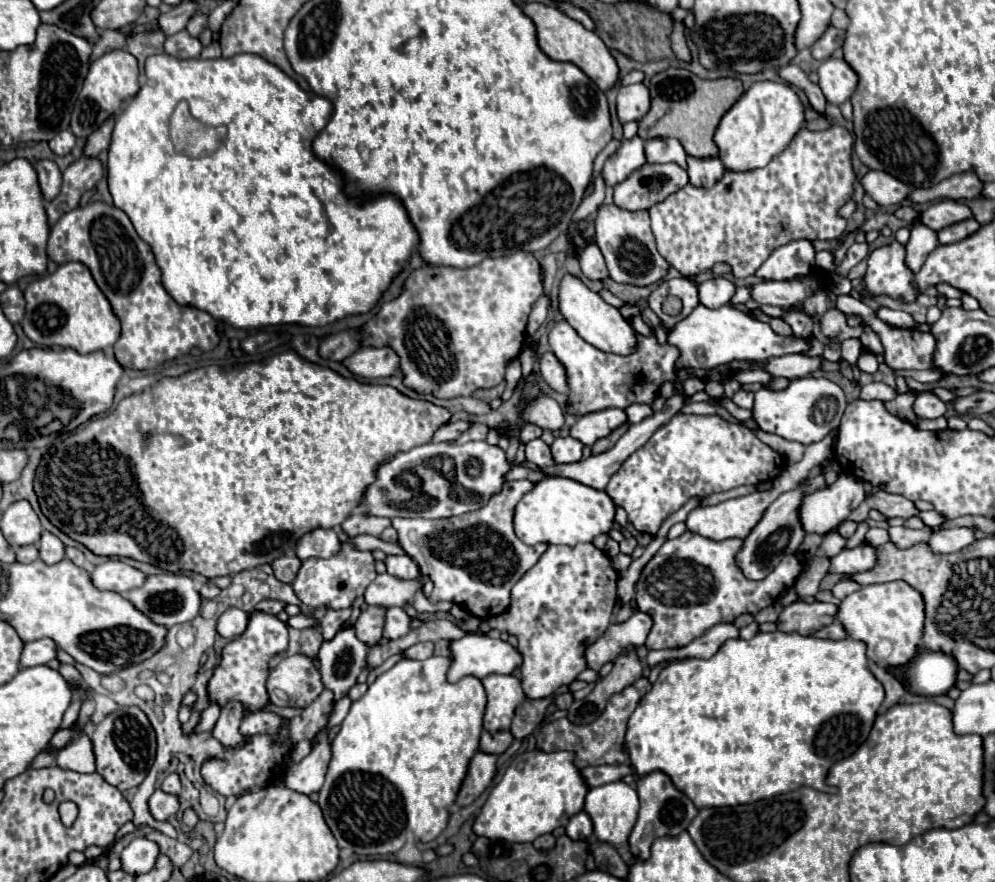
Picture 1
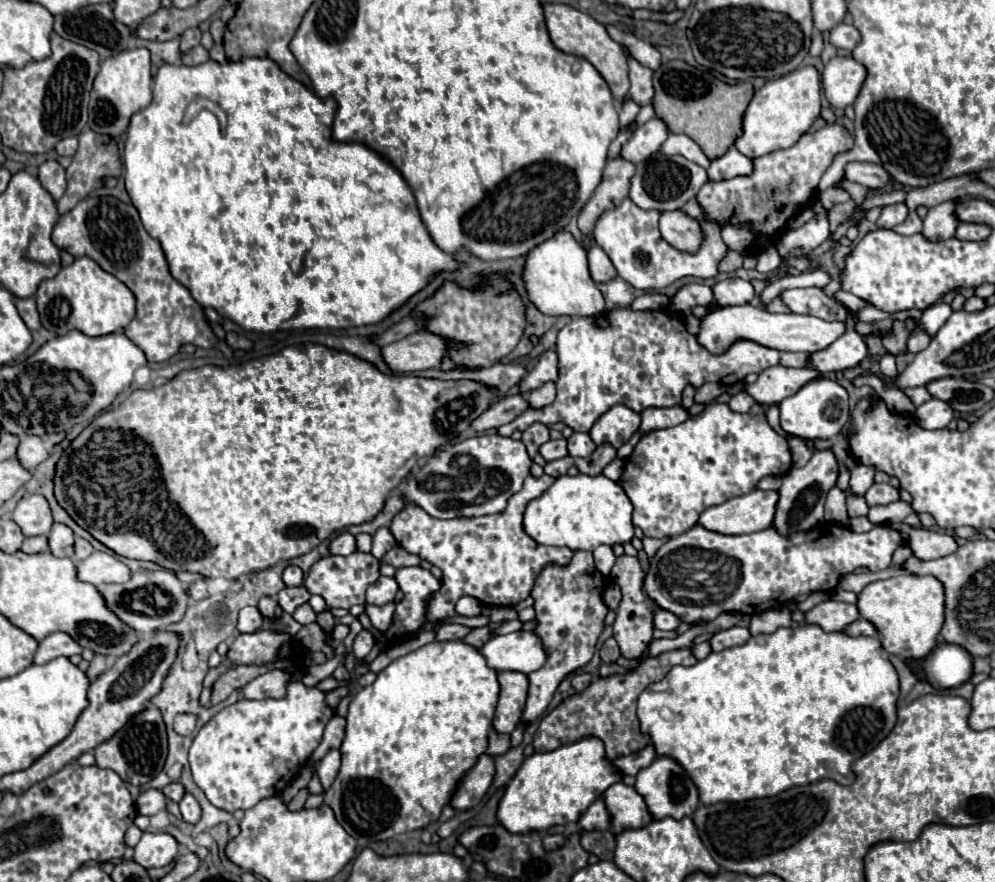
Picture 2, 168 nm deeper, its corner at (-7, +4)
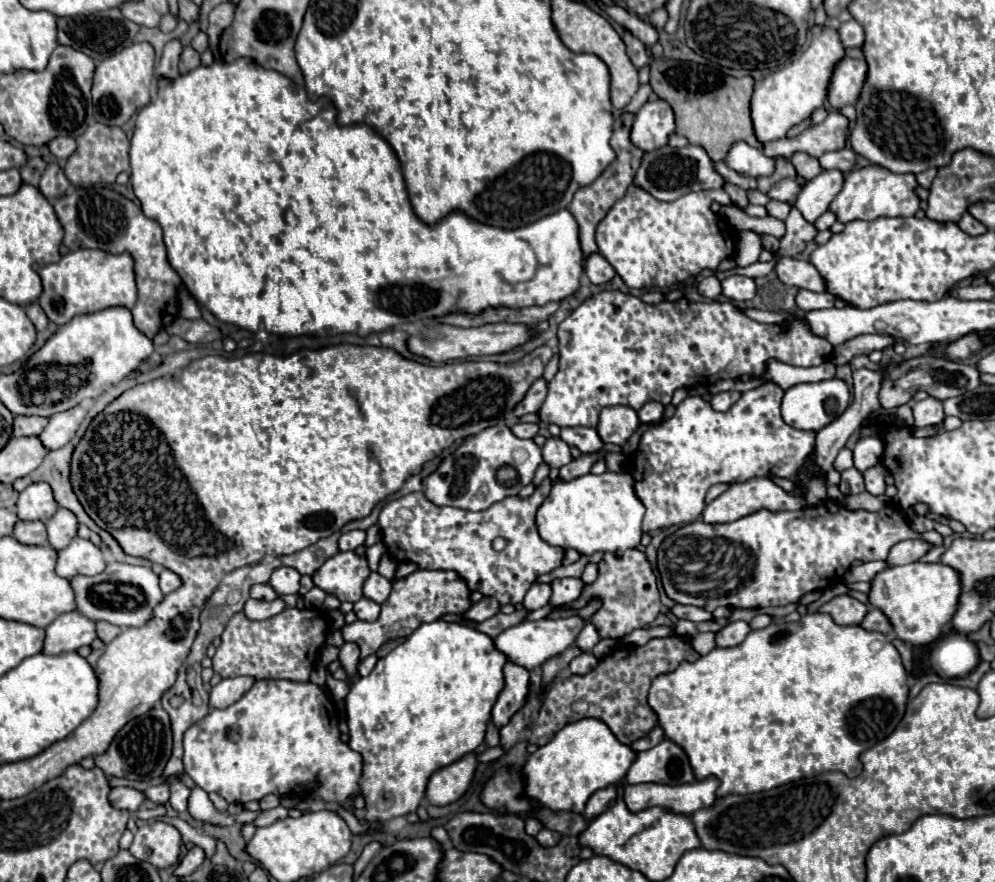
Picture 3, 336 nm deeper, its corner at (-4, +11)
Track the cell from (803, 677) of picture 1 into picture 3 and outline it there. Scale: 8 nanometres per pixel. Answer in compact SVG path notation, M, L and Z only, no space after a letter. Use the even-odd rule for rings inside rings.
M810 613L802 615L798 623L770 623L764 629L754 629L748 633L748 637L730 649L716 647L708 655L700 657L694 663L680 663L674 671L658 675L652 681L650 693L648 693L648 705L658 717L658 725L662 727L666 739L674 741L680 745L686 755L690 757L690 765L694 769L694 775L698 781L704 781L708 777L716 777L720 781L720 787L716 791L718 797L724 795L748 795L748 793L758 793L758 791L768 791L778 785L786 785L788 781L812 777L816 773L824 771L840 771L846 777L856 777L862 773L862 763L860 763L860 753L882 741L892 733L892 729L900 723L900 717L904 715L908 701L908 685L906 685L906 671L902 667L900 655L892 643L888 643L888 637L882 633L874 631L864 631L862 627L842 627L832 621L830 615L826 613Z

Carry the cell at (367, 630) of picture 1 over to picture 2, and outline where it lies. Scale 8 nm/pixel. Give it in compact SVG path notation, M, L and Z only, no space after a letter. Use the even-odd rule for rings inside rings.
M361 630L353 642L355 660L363 660L371 650L373 650L373 634L367 630Z

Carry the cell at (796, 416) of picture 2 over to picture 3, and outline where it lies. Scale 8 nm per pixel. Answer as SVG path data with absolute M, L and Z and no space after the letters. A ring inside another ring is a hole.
M836 377L818 381L818 383L800 383L786 391L782 399L782 419L796 429L820 431L822 427L832 423L836 417L840 417L846 411L848 403L850 403L850 391L846 383Z

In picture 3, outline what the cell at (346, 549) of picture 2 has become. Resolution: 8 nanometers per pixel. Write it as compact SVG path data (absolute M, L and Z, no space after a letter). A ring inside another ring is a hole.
M346 531L338 539L338 547L340 551L354 551L356 547L364 545L364 539L366 539L364 531Z

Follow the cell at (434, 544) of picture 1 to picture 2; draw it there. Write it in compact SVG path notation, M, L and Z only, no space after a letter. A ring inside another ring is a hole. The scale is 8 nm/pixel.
M547 474L541 478L529 476L521 492L511 496L503 512L479 516L475 520L435 520L417 504L407 504L399 514L393 516L389 530L397 544L443 572L443 586L429 602L429 622L451 618L455 612L455 602L467 594L475 596L487 606L517 606L531 594L537 574L547 564L565 566L571 562L573 552L569 548L541 546L523 530L523 512L527 504L535 500L535 496L541 496L553 482L555 478Z

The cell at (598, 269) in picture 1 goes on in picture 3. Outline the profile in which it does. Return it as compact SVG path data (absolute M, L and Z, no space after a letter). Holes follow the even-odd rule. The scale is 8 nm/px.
M592 253L592 255L588 255L588 259L586 259L586 275L588 275L588 279L592 281L592 283L596 283L596 285L602 285L602 283L608 283L614 275L616 275L616 271L612 269L612 265L600 255L600 253Z

